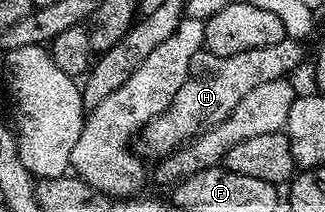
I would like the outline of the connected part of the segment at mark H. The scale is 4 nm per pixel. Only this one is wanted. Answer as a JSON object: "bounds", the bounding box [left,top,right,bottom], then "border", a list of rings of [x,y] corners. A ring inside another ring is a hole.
{"bounds":[134,39,302,163],"border":[[[287,39],[268,47],[240,51],[240,55],[216,55],[205,51],[197,53],[188,67],[188,79],[184,79],[180,91],[176,91],[176,99],[172,99],[168,108],[144,126],[134,138],[134,152],[147,162],[154,163],[181,145],[193,141],[198,134],[216,127],[216,123],[232,115],[236,103],[240,103],[240,99],[244,99],[252,87],[260,87],[260,83],[290,75],[286,73],[292,72],[302,61],[302,47],[302,41]]]}

